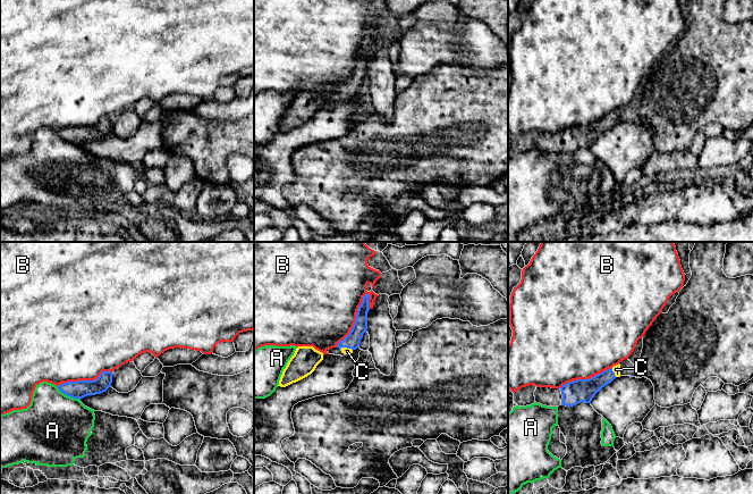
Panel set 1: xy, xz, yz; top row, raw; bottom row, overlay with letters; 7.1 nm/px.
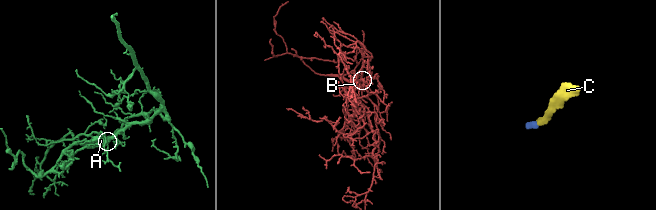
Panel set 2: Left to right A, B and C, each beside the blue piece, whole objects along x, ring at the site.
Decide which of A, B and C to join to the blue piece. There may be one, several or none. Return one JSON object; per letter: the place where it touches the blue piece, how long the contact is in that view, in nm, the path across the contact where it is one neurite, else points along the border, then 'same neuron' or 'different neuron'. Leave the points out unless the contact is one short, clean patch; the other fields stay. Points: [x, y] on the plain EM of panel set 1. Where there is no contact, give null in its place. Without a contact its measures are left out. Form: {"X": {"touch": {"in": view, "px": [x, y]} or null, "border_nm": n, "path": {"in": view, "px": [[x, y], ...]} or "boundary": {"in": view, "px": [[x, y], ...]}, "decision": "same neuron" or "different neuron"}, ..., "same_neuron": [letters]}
{"A": {"touch": {"in": "xy", "px": [68, 141]}, "border_nm": 200, "decision": "different neuron"}, "B": {"touch": {"in": "xz", "px": [355, 65]}, "border_nm": 460, "decision": "different neuron"}, "C": {"touch": {"in": "yz", "px": [614, 118]}, "border_nm": 70, "decision": "same neuron"}, "same_neuron": ["C"]}

